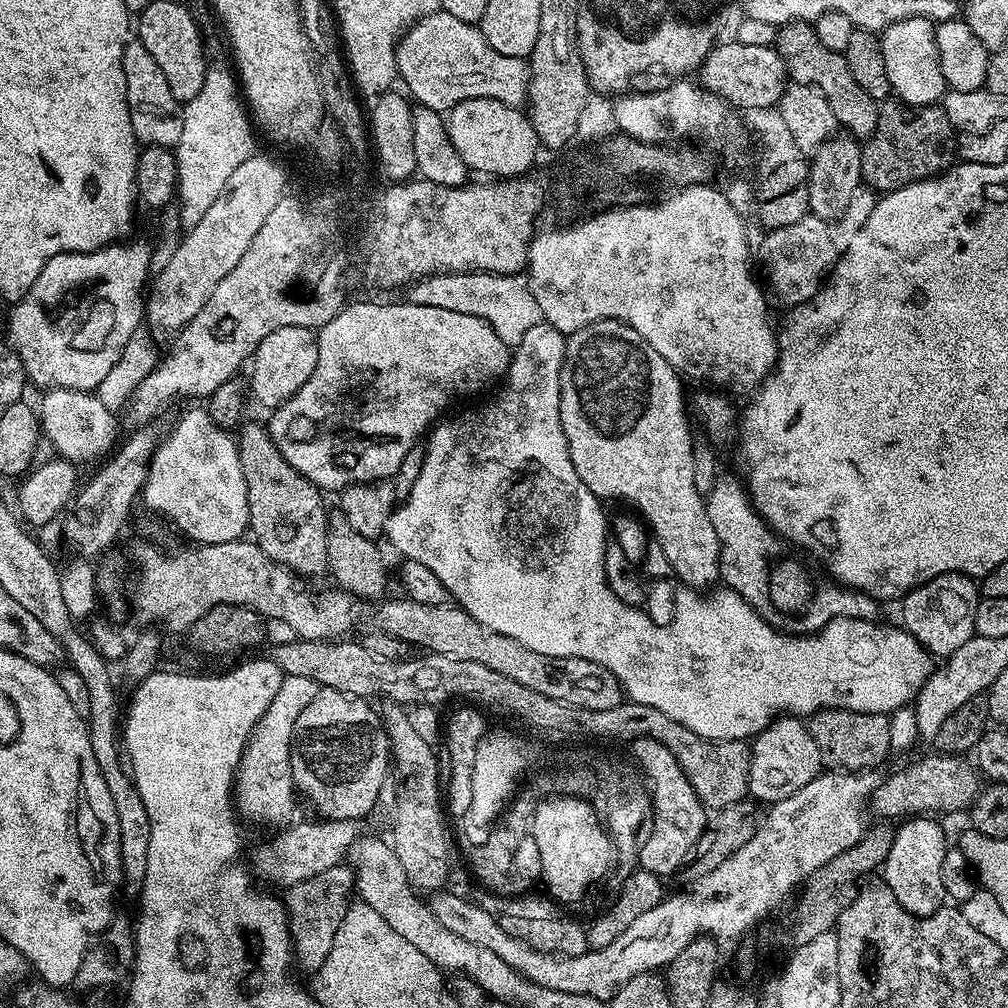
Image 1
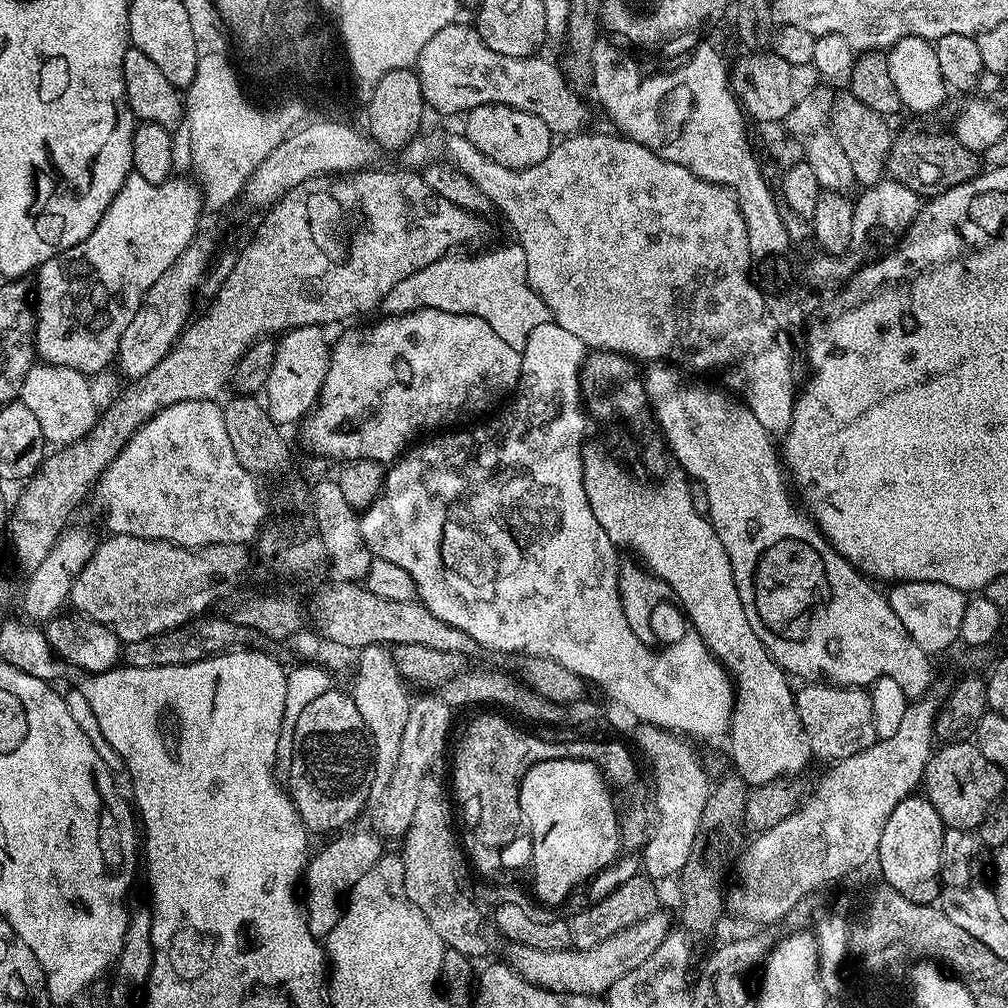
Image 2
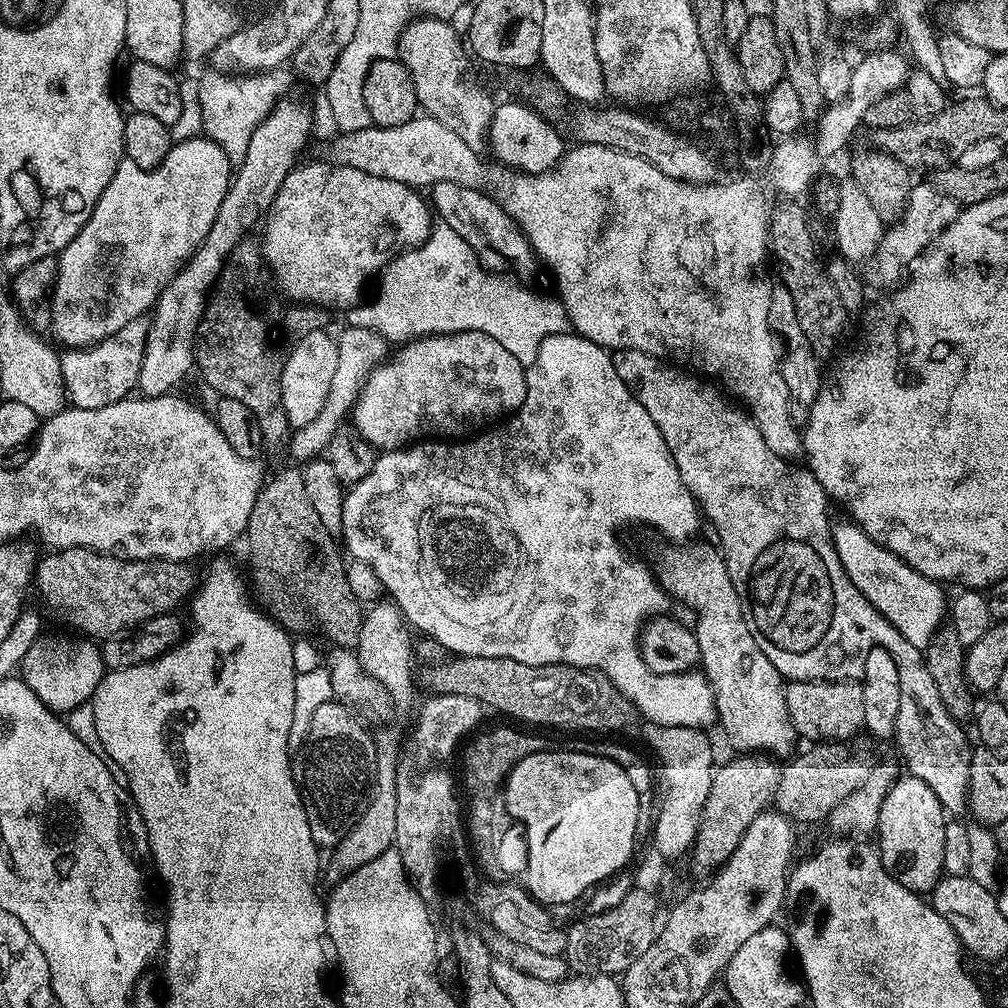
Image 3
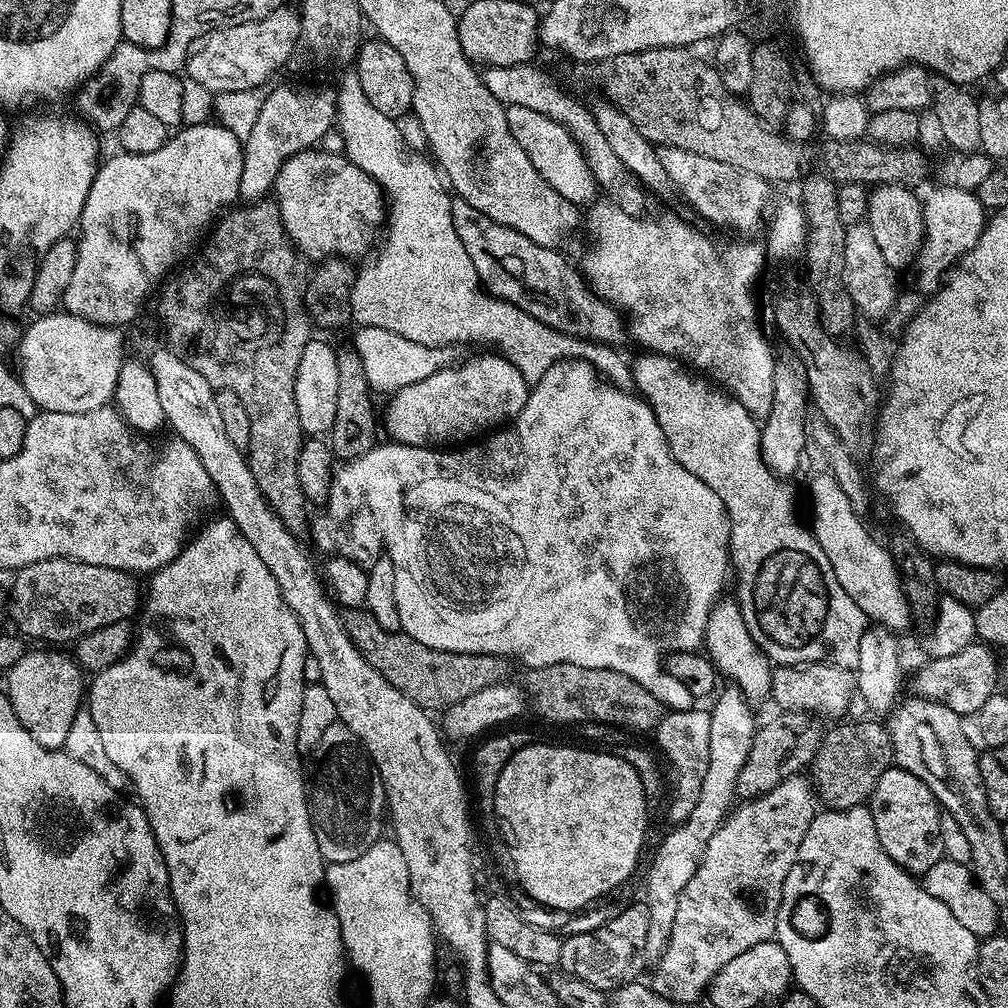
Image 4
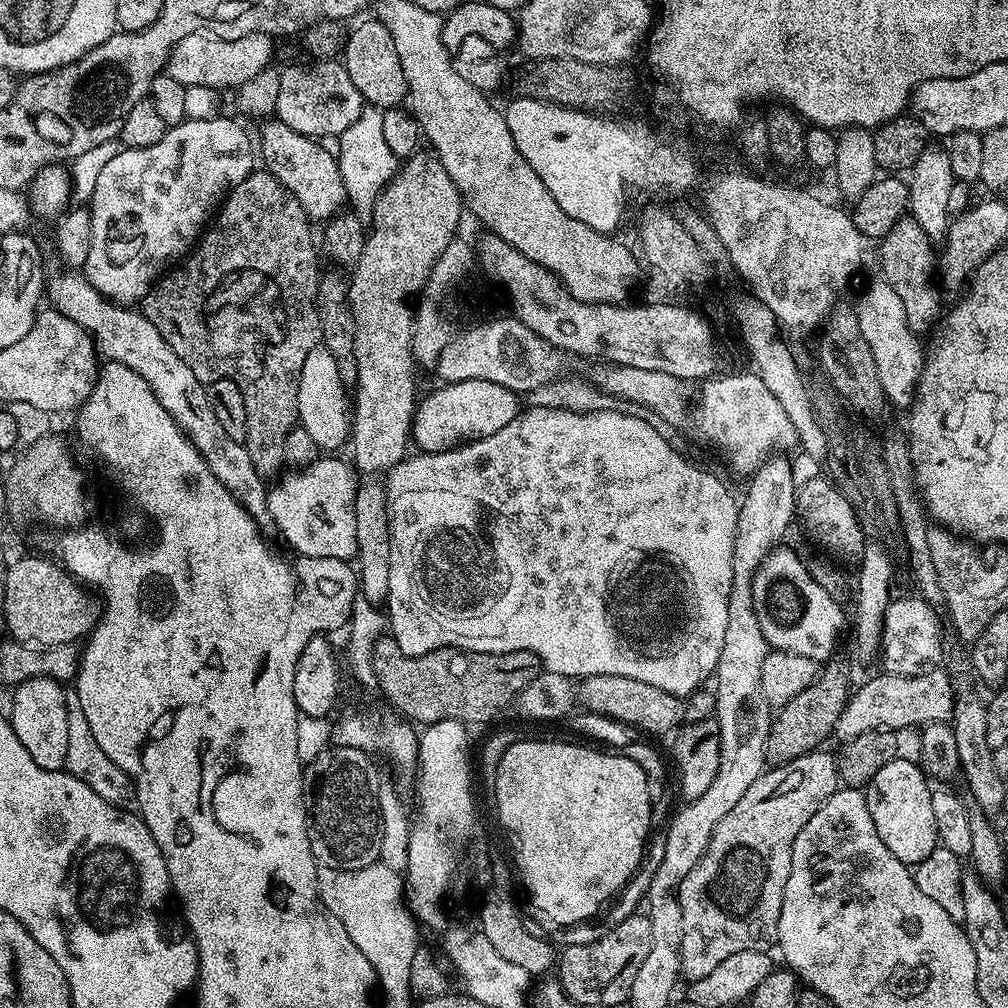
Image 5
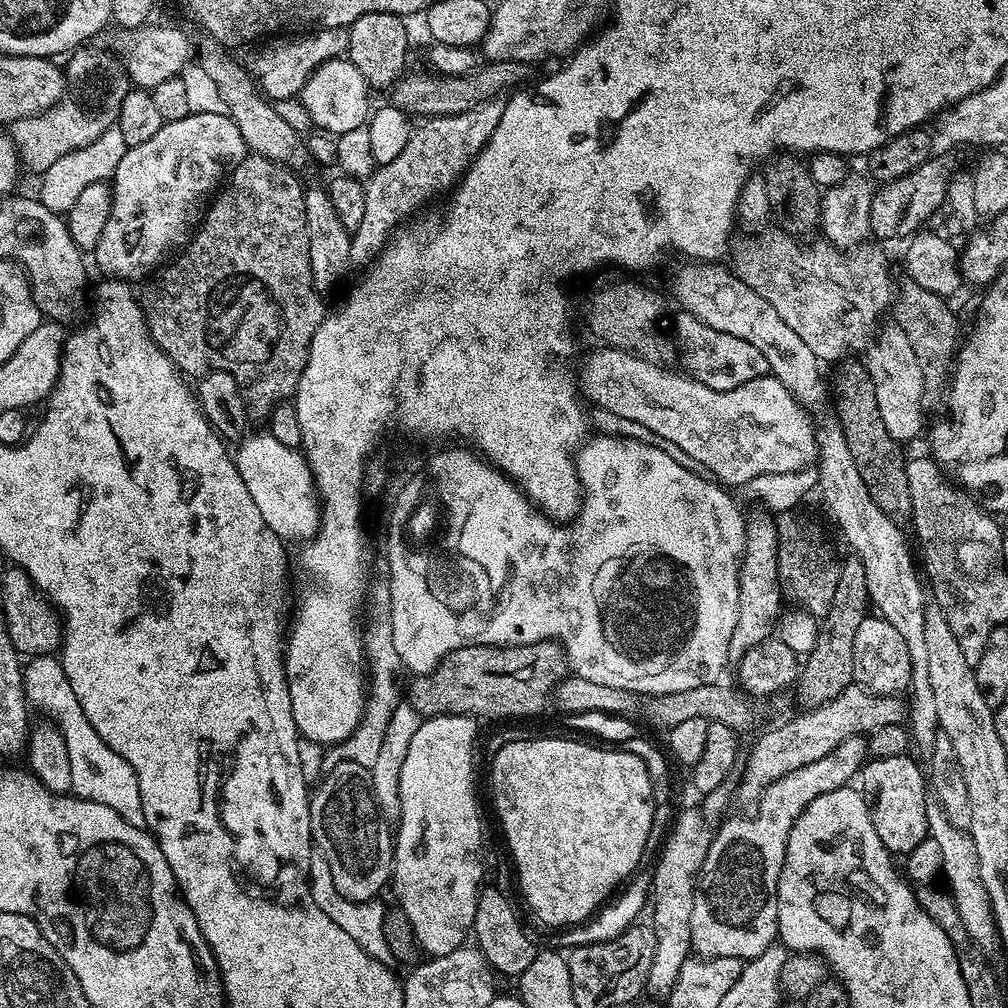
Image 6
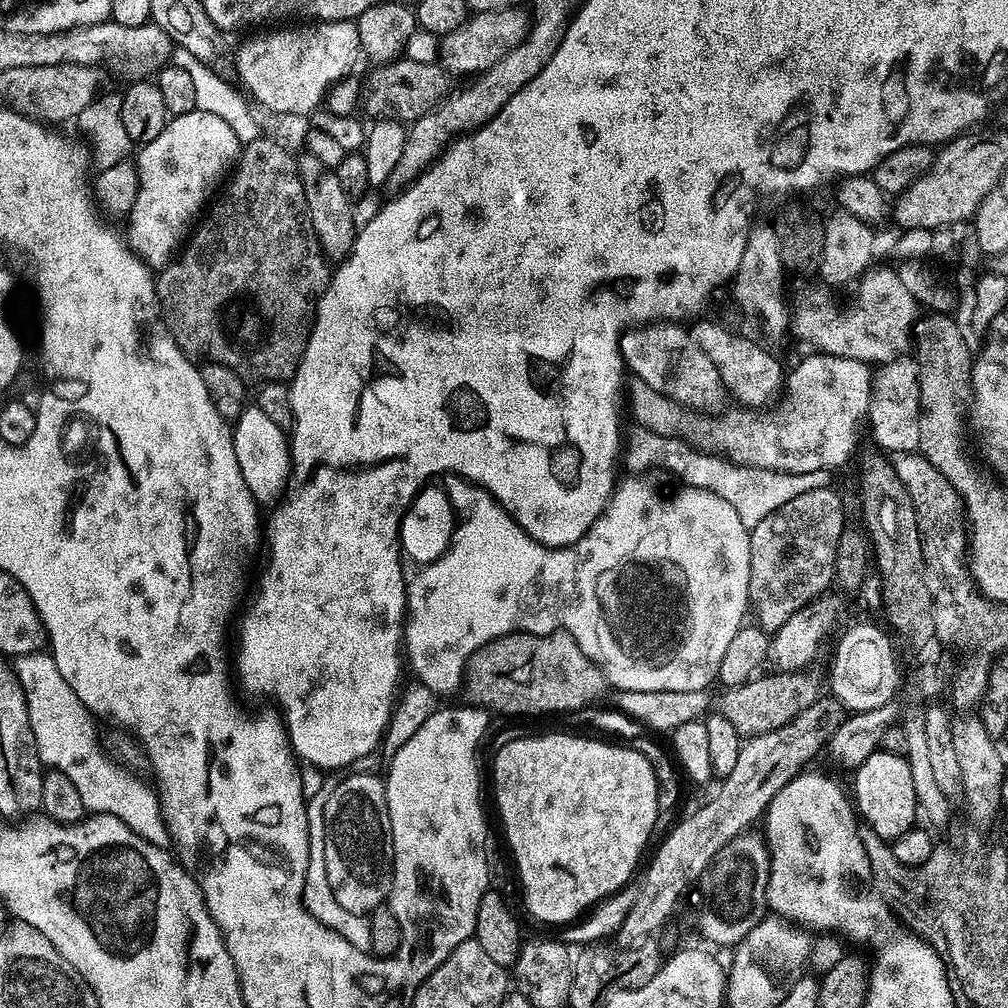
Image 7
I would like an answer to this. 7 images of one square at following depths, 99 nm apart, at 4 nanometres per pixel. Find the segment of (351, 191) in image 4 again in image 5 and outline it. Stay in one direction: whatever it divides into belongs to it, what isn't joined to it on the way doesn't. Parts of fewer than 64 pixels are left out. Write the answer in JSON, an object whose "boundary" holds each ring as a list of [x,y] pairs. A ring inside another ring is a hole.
{"boundary":[[[277,118],[269,119],[260,128],[260,142],[258,138],[258,156],[262,161],[263,167],[274,178],[278,178],[278,182],[282,182],[282,186],[286,186],[286,190],[290,192],[298,200],[302,206],[302,210],[308,215],[309,221],[327,222],[345,207],[346,195],[344,193],[344,183],[342,182],[342,174],[340,173],[340,162],[335,155],[332,156],[323,148],[319,139],[304,136],[298,130],[292,130],[284,125]]]}

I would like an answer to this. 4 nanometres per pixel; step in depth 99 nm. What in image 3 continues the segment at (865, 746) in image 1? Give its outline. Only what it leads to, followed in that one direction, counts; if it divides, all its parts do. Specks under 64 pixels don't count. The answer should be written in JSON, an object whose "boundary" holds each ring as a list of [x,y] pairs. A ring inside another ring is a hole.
{"boundary":[[[794,680],[785,683],[786,710],[797,737],[816,741],[851,741],[856,731],[864,728],[863,686],[854,680]]]}

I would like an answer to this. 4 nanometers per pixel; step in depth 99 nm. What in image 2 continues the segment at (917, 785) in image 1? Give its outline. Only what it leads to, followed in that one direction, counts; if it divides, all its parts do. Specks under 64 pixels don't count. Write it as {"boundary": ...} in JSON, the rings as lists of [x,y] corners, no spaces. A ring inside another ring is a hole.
{"boundary":[[[975,742],[945,743],[937,747],[928,760],[922,792],[934,810],[938,810],[938,818],[942,818],[945,828],[971,832],[979,829],[988,811],[1005,795],[1004,780],[1006,773],[994,766]]]}

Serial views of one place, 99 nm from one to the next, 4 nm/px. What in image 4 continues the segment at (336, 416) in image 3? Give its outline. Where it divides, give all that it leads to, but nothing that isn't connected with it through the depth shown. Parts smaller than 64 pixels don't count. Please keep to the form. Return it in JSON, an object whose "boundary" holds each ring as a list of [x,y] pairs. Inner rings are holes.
{"boundary":[[[360,326],[355,330],[356,337],[350,340],[351,347],[355,348],[362,360],[362,370],[366,372],[369,388],[377,393],[391,394],[414,382],[422,382],[438,370],[453,367],[462,356],[461,349],[455,344],[444,348],[422,346],[422,342],[410,342],[402,338],[402,334],[394,334],[378,326]]]}

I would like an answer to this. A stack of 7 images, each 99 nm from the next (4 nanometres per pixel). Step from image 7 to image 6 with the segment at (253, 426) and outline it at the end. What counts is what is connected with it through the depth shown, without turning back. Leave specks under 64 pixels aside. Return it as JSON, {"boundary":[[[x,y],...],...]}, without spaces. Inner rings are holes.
{"boundary":[[[261,430],[257,436],[255,434],[245,436],[239,441],[237,448],[240,449],[235,449],[234,452],[236,469],[238,474],[242,474],[242,482],[246,482],[246,490],[250,490],[250,495],[254,497],[254,503],[257,504],[264,519],[265,528],[285,542],[311,540],[320,531],[322,501],[316,490],[316,480],[312,477],[312,471],[304,458],[303,451],[290,446],[282,446],[282,442],[278,442],[278,438],[274,438],[267,430]]]}

